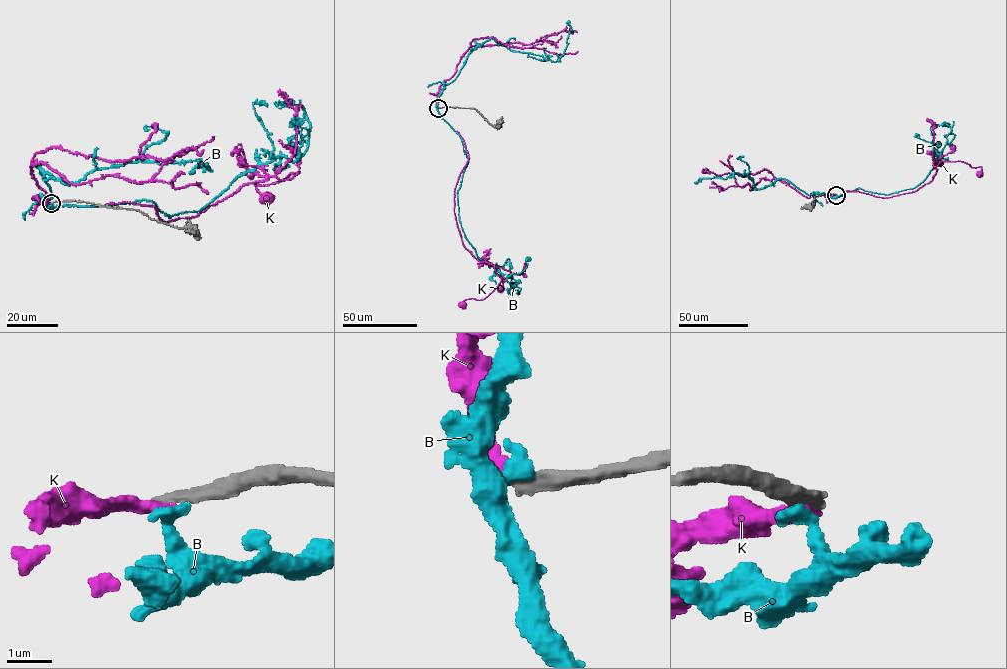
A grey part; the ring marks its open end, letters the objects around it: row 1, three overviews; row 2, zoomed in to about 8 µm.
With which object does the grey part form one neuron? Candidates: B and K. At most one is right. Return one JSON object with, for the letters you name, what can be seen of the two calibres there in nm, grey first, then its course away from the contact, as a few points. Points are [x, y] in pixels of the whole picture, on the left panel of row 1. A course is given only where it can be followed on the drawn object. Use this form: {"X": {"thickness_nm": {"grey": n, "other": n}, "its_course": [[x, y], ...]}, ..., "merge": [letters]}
{"merge": []}

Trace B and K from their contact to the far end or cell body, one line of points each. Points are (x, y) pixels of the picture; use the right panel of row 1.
B: (836, 195), (858, 188), (888, 195), (914, 188), (935, 167), (951, 129), (945, 122), (942, 126)
K: (836, 195), (855, 191), (886, 197), (915, 191), (933, 179), (932, 165), (943, 161), (980, 167), (978, 174)

